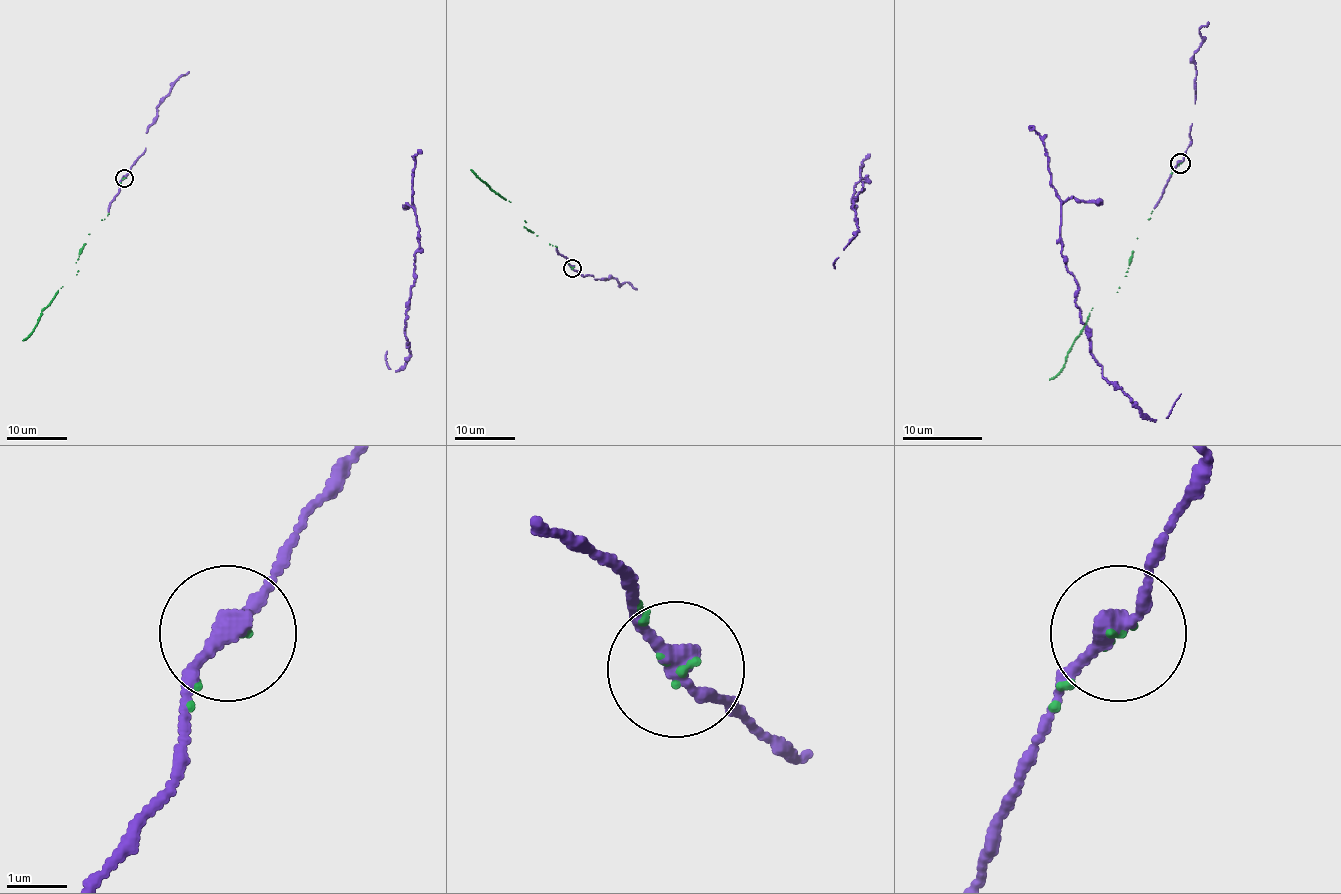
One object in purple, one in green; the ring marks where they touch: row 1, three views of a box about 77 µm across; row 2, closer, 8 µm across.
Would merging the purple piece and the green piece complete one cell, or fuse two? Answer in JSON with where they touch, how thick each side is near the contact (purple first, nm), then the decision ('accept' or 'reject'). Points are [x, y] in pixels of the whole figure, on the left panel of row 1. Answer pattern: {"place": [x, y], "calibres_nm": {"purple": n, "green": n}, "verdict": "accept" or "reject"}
{"place": [124, 178], "calibres_nm": {"purple": 280, "green": 60}, "verdict": "accept"}

